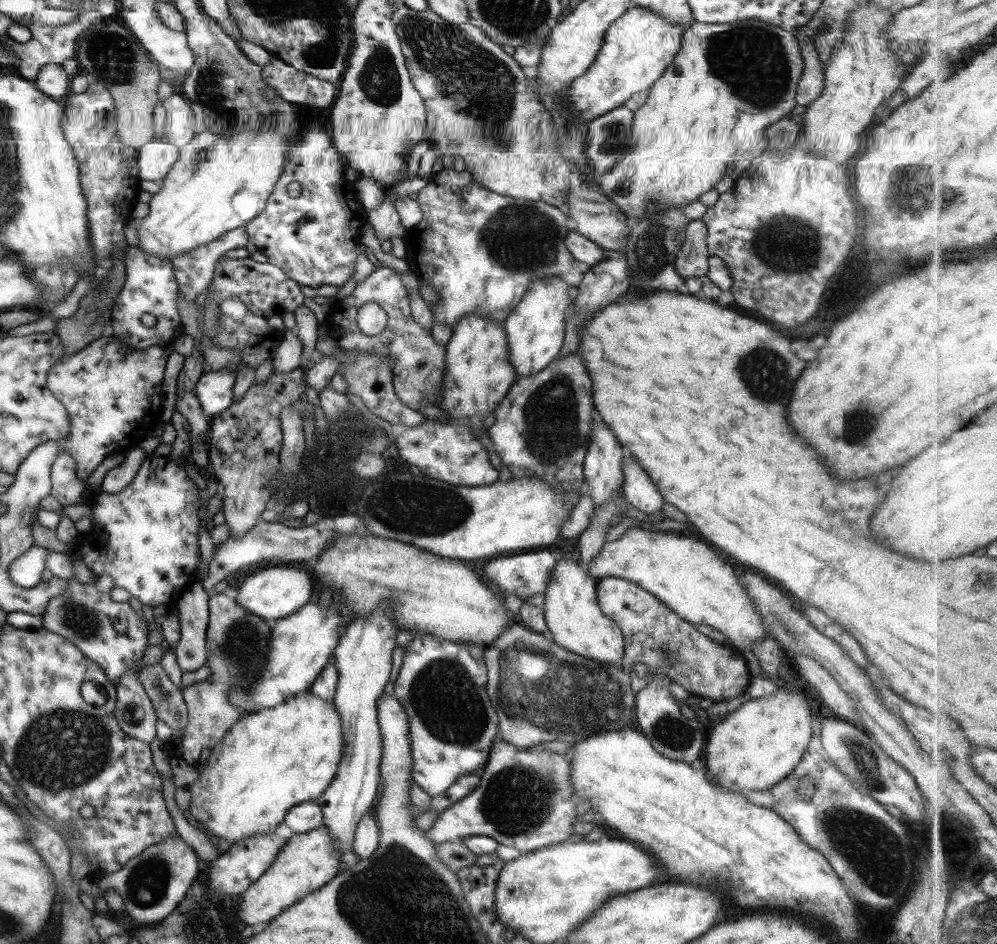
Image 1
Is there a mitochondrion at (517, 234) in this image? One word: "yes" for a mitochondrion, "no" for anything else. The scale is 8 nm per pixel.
yes

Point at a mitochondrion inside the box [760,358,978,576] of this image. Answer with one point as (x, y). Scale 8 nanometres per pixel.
(854, 422)

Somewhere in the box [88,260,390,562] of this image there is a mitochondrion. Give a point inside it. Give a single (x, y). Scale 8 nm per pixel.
(369, 432)

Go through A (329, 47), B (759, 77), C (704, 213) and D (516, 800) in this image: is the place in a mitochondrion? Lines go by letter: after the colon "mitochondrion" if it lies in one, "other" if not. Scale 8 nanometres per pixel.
A: mitochondrion
B: mitochondrion
C: other
D: mitochondrion

